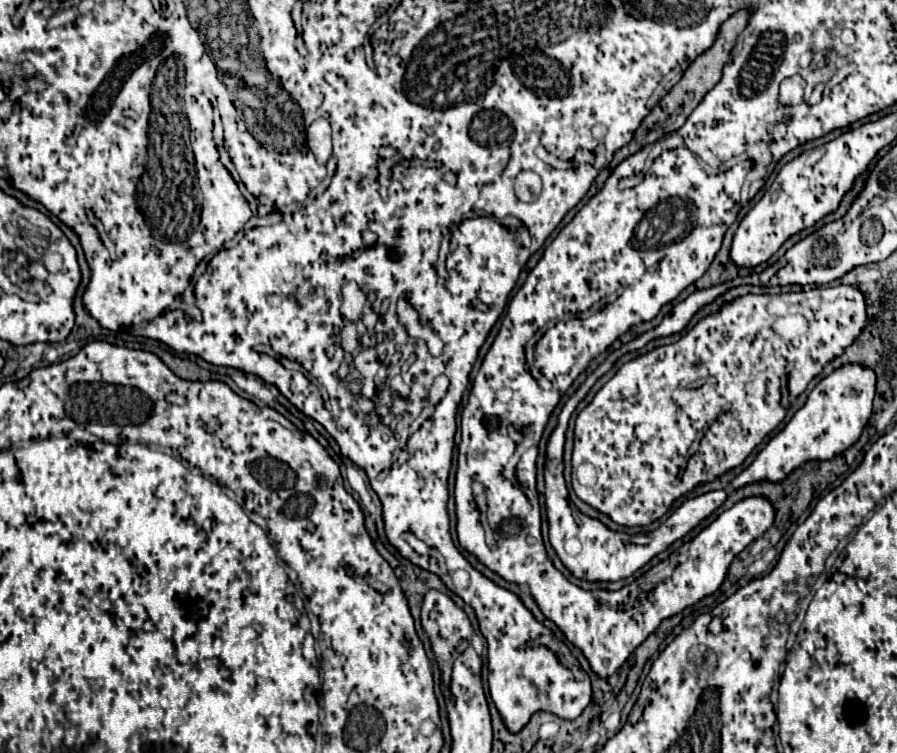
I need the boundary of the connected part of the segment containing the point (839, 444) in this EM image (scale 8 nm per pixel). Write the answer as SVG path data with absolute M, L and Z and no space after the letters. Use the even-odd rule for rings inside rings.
M845 365L833 371L829 377L821 379L819 385L809 393L805 407L801 407L787 427L777 433L767 447L755 457L755 461L739 473L731 489L741 489L749 483L785 481L795 469L805 465L807 461L829 461L847 451L861 437L873 407L875 395L875 373L871 369L863 369L859 365Z

